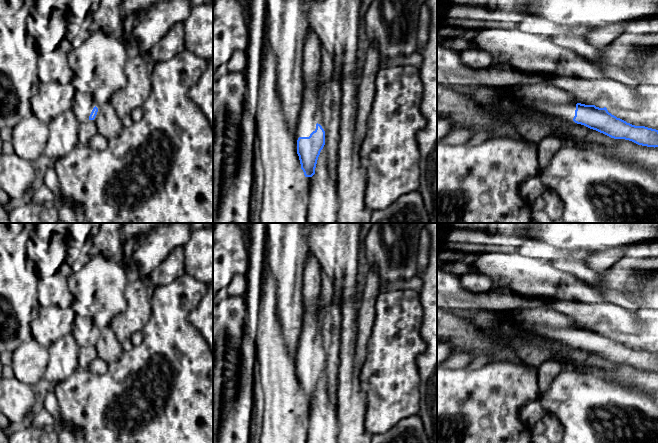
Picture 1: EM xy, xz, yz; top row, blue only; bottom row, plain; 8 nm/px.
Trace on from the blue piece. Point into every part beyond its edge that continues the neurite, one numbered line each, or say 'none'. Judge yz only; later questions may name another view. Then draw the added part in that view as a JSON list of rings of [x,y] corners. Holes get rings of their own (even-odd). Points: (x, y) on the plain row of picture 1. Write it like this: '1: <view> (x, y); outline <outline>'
1: yz (541, 321); outline [[[545,307],[506,312],[512,322],[529,334],[543,336],[563,344],[572,344],[577,326],[566,316]]]

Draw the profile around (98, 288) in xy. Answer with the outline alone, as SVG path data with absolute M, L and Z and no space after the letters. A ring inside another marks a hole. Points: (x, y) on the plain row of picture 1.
M98 254L68 278L76 316L88 317L98 332L127 309L124 295L128 279L125 269L112 259Z

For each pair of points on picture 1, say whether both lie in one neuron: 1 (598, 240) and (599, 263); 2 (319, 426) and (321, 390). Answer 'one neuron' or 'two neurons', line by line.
1: two neurons
2: one neuron

